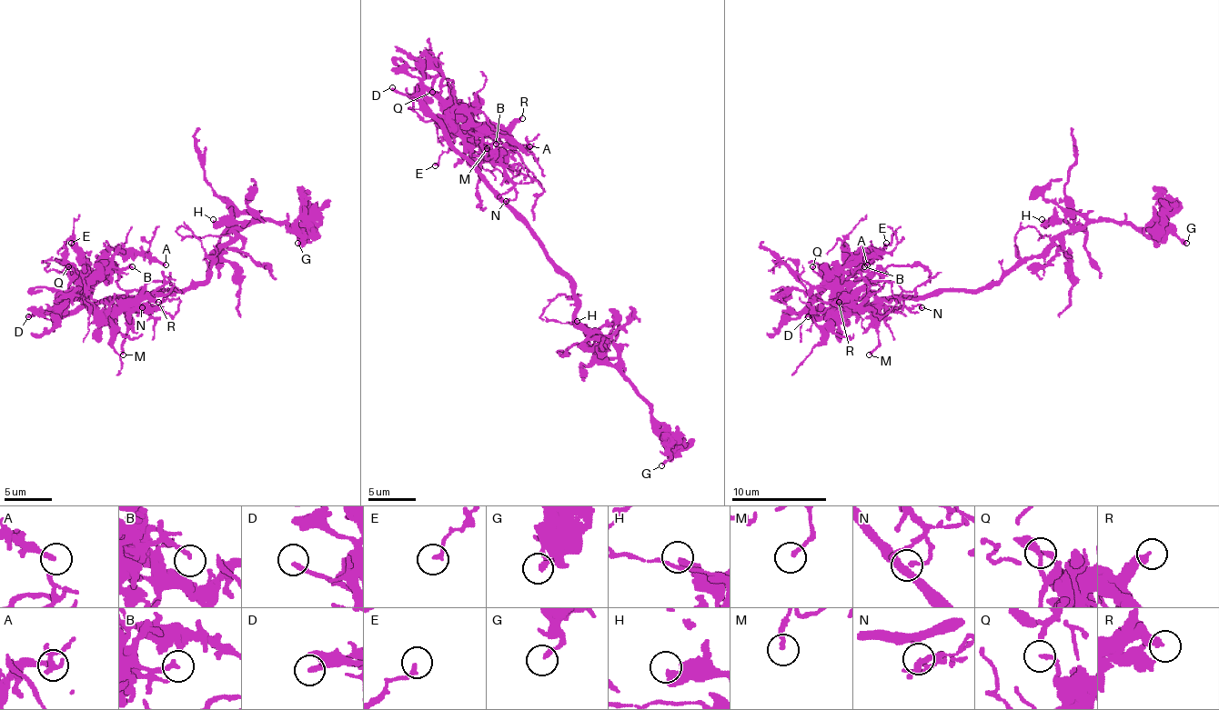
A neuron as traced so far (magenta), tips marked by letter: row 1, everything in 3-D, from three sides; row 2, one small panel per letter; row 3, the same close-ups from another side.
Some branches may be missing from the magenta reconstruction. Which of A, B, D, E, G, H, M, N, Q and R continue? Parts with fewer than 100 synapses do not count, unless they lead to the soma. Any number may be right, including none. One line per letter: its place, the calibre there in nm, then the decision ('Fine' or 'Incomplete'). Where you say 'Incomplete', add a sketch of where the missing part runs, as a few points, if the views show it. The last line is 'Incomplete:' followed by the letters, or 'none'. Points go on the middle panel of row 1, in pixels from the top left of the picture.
A: Place: (529, 146). Thickness 160 nm. Fine
B: Place: (496, 144). Thickness 200 nm. Fine
D: Place: (392, 87). Thickness 240 nm. Incomplete
E: Place: (435, 165). Thickness 190 nm. Fine
G: Place: (661, 465). Thickness 220 nm. Fine
H: Place: (577, 321). Thickness 380 nm. Fine
M: Place: (487, 148). Thickness 190 nm. Fine
N: Place: (506, 201). Thickness 110 nm. Fine
Q: Place: (432, 92). Thickness 200 nm. Fine
R: Place: (522, 118). Thickness 320 nm. Fine
Incomplete: D

